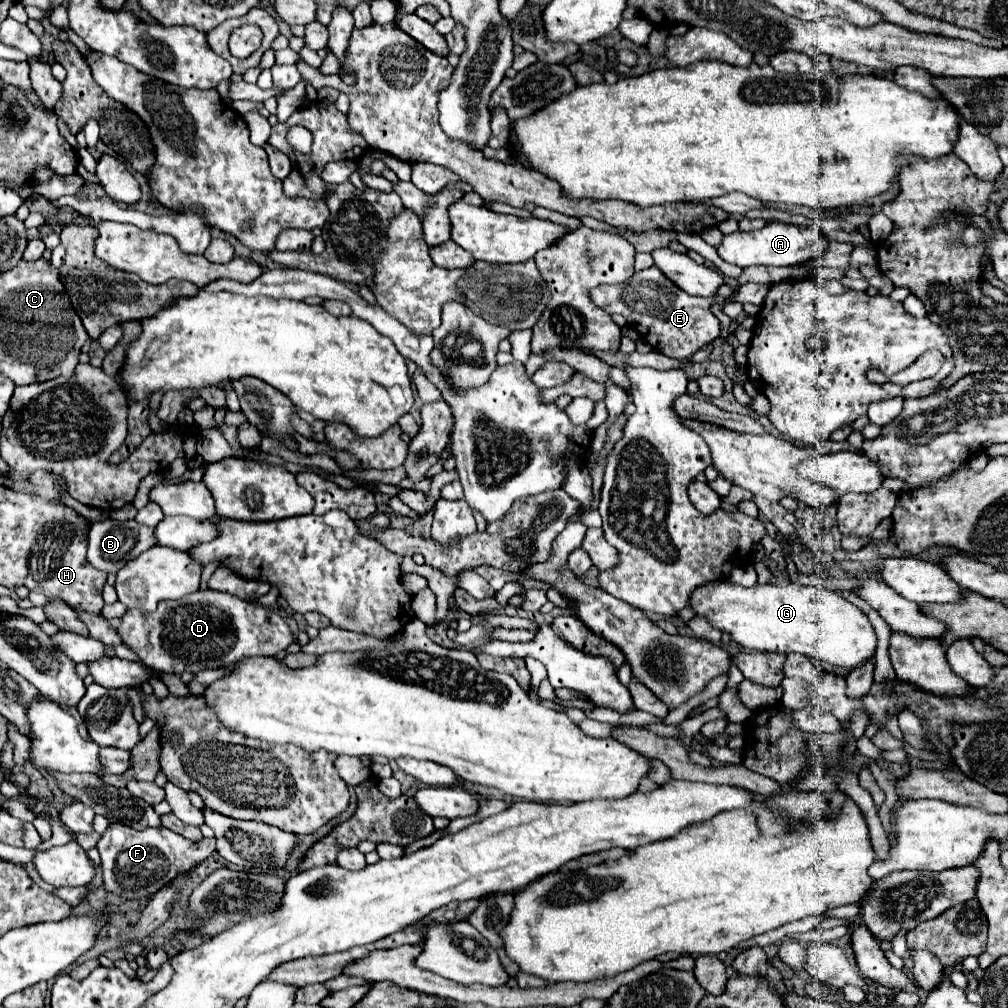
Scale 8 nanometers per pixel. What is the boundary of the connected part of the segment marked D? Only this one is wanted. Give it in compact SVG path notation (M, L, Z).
M198 590L180 600L164 600L154 612L144 612L138 608L126 610L118 632L122 640L140 656L140 660L148 668L156 672L172 672L172 674L182 674L186 670L200 672L206 668L228 668L230 664L236 664L238 660L252 654L284 652L290 644L296 642L290 626L274 610L214 590Z

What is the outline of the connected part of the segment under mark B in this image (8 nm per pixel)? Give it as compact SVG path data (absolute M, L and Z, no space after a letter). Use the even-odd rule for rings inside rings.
M100 520L94 522L88 530L88 554L86 560L88 564L92 564L94 568L100 568L102 572L118 572L126 560L138 556L140 552L152 548L156 544L154 540L154 530L142 524L136 524L134 520L126 520L126 522L118 522L118 520Z

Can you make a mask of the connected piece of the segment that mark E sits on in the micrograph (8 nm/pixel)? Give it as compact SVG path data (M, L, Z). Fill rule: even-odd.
M656 266L636 272L626 284L604 284L590 292L592 302L604 308L608 314L622 314L628 326L636 328L650 346L670 358L690 358L704 344L712 342L720 334L720 322L712 314L712 298L696 298L680 290L670 282Z

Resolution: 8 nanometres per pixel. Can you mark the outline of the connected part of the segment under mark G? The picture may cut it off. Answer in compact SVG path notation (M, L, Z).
M718 580L712 584L698 586L688 604L696 616L706 618L714 628L728 632L732 640L748 650L756 652L798 652L804 656L810 656L814 660L826 660L834 666L842 668L854 668L862 662L866 662L872 652L876 650L876 634L864 612L844 600L842 596L820 588L820 586L802 586L796 582L788 584L754 584L750 588L744 588L740 584L728 582L728 580Z

